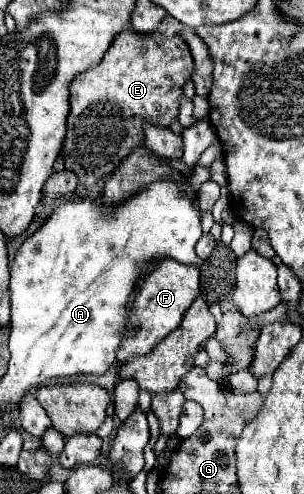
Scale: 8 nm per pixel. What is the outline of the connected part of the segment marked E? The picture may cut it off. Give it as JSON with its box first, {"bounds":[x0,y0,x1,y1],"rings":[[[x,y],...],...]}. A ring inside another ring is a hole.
{"bounds":[63,16,193,186],"rings":[[[165,16],[159,24],[157,32],[137,34],[133,30],[125,30],[115,36],[113,44],[101,58],[101,62],[83,74],[79,74],[71,84],[71,112],[67,118],[67,138],[63,142],[65,168],[73,170],[83,186],[91,186],[97,180],[107,178],[117,164],[135,148],[141,146],[143,122],[153,122],[159,126],[169,126],[179,112],[179,96],[183,94],[183,84],[193,74],[193,58],[189,46],[179,38],[181,22],[173,16]]]}

